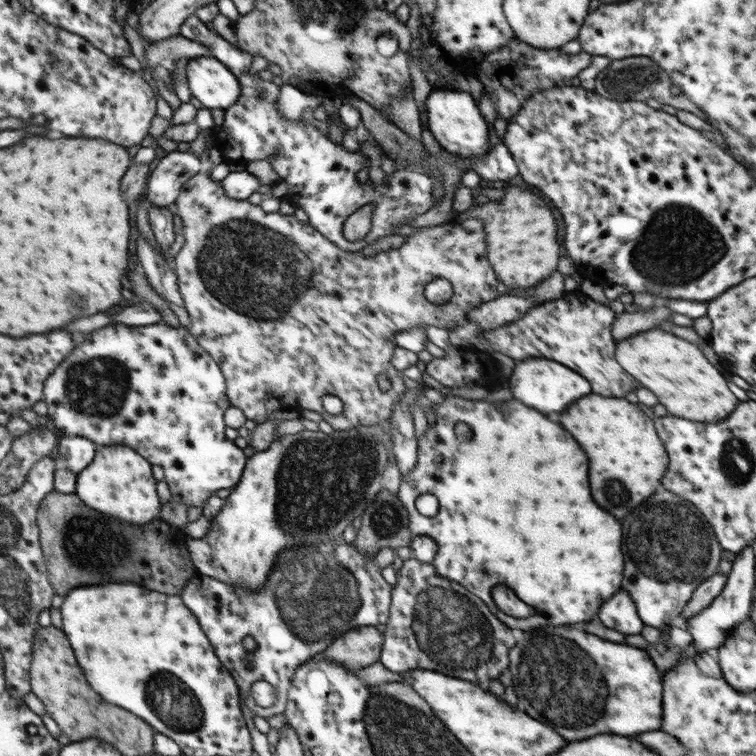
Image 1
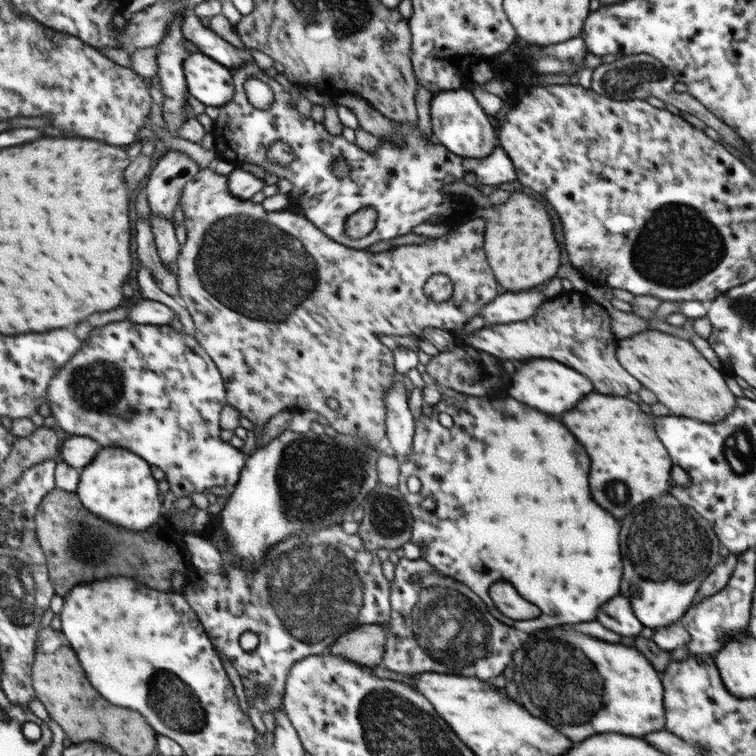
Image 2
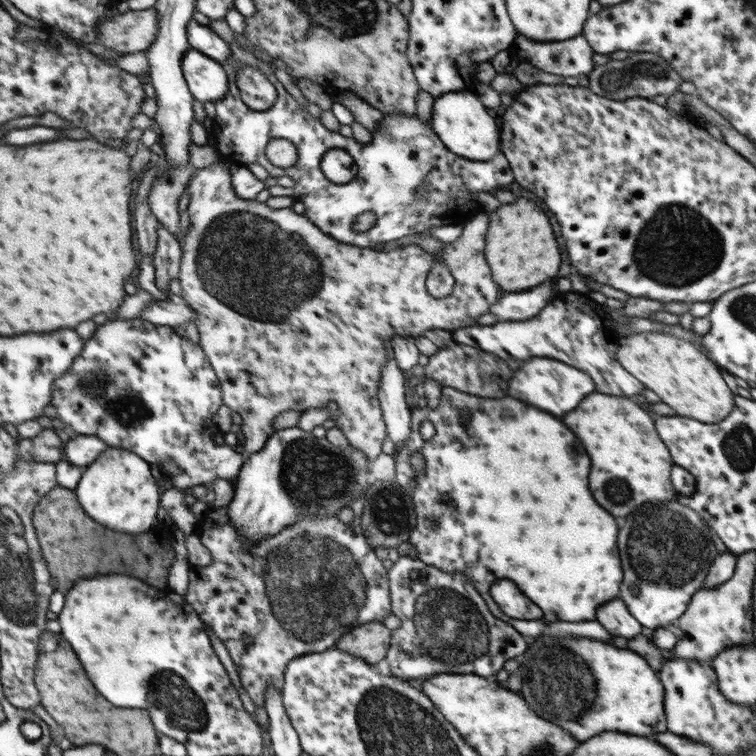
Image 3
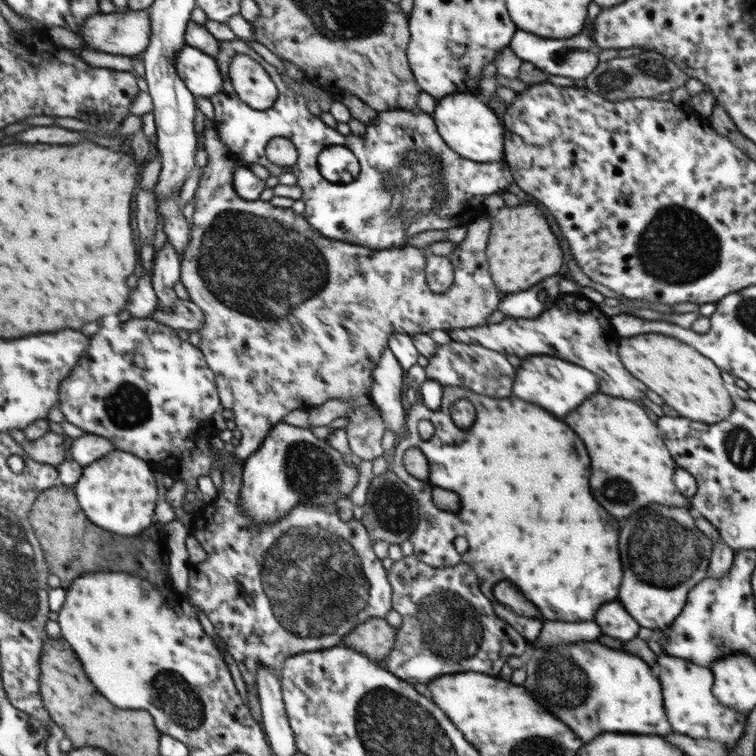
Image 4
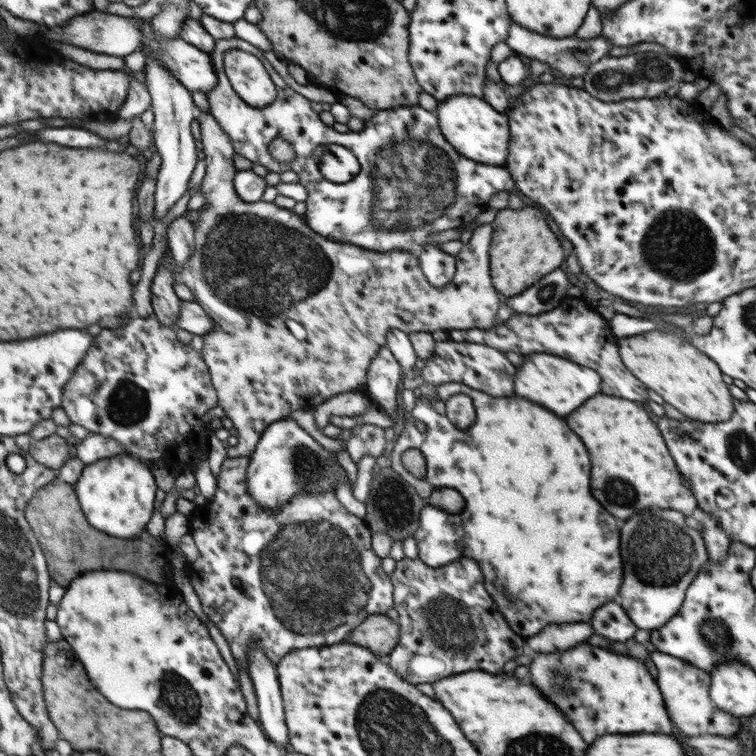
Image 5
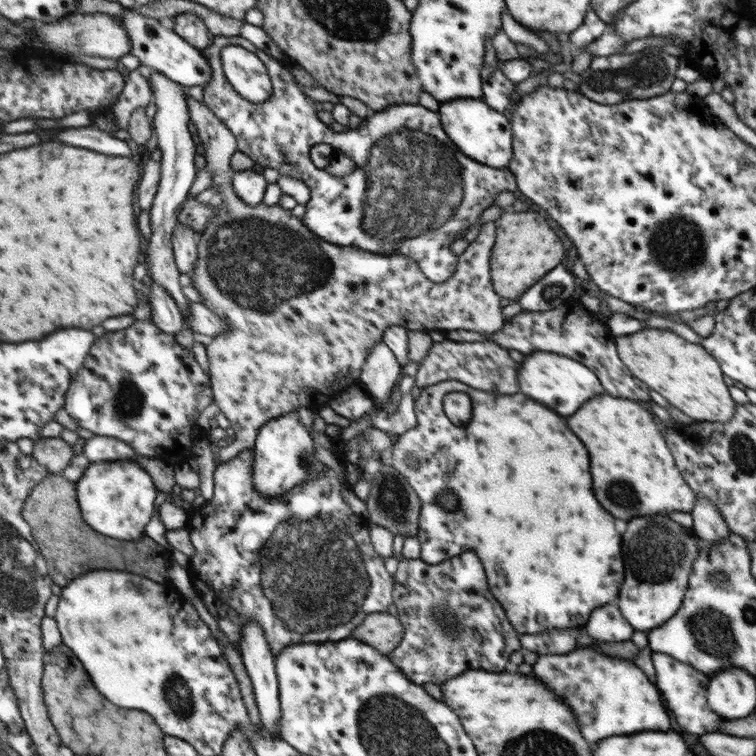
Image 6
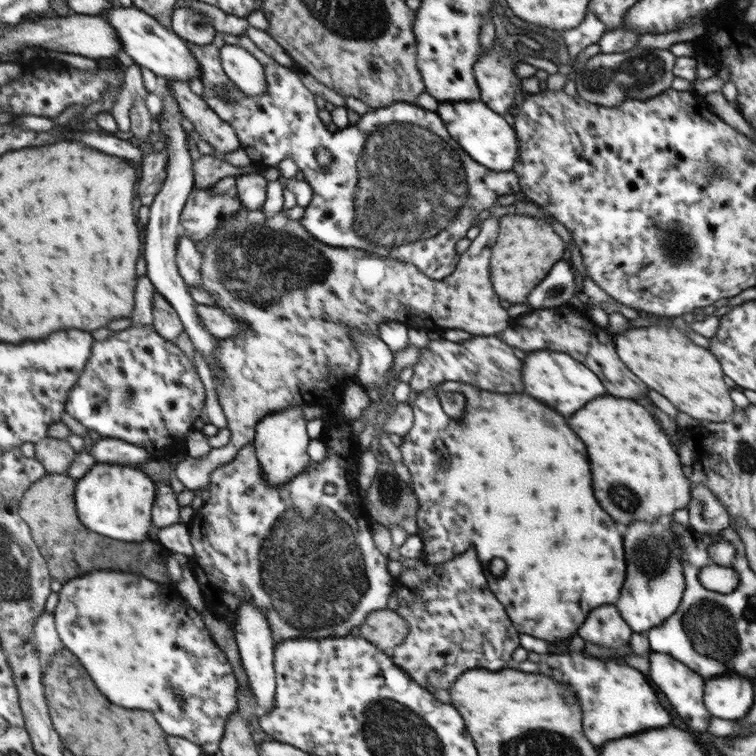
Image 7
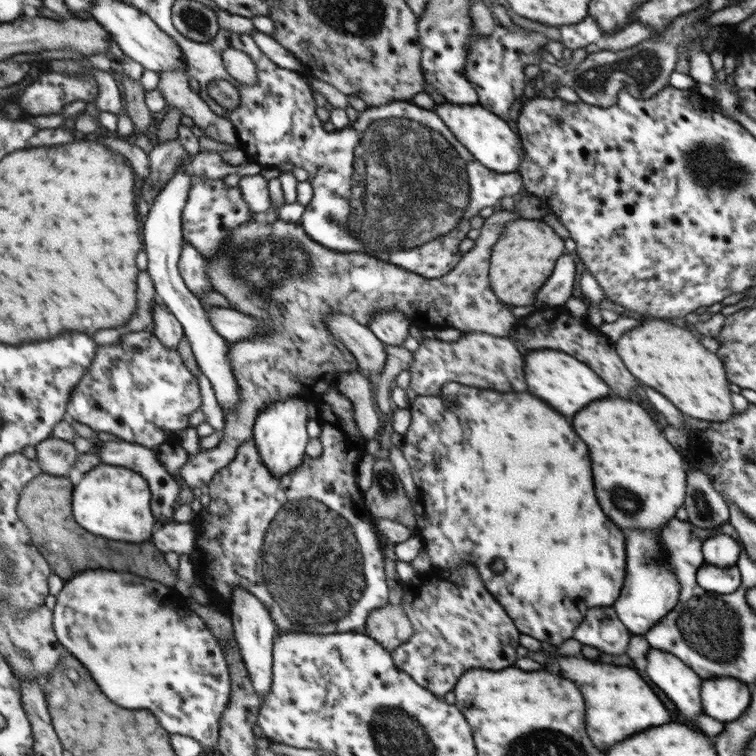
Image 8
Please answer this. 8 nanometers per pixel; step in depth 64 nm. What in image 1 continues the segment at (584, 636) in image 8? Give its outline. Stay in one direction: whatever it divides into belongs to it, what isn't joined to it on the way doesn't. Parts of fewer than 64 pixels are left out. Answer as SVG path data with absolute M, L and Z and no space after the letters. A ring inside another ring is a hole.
M622 590L616 592L608 602L602 604L598 616L602 624L606 624L606 628L618 630L624 634L638 634L645 626L636 612L632 598Z

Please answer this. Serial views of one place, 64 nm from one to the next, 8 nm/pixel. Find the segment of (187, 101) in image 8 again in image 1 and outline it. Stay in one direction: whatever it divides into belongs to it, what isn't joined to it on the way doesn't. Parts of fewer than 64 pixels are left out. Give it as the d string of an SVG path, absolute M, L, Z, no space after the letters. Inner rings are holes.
M211 172L198 174L185 183L182 192L176 202L176 212L182 220L183 235L186 242L175 256L175 273L177 274L178 288L183 298L183 306L190 318L188 327L190 334L198 341L198 344L218 363L223 372L226 384L226 394L231 406L240 408L248 419L252 419L258 425L267 420L275 410L294 410L302 412L313 410L322 415L323 420L331 424L336 431L347 431L351 428L367 426L388 419L393 411L395 400L399 400L406 392L403 371L392 366L391 358L396 347L396 335L406 332L418 325L438 326L446 328L454 323L465 324L467 312L481 304L498 298L498 280L494 276L494 270L486 258L486 242L484 242L484 226L480 220L474 220L471 216L456 217L448 223L439 224L436 227L424 227L414 232L400 248L390 248L376 256L364 256L360 251L348 252L336 247L331 241L324 238L309 223L300 223L294 215L282 215L278 211L268 213L258 204L234 200L223 191L222 181L214 182ZM435 278L445 278L452 283L453 296L446 304L434 304L424 294L426 284ZM386 374L391 384L390 390L380 389L378 376ZM326 395L337 396L343 402L343 411L340 414L330 414L322 406L322 397Z

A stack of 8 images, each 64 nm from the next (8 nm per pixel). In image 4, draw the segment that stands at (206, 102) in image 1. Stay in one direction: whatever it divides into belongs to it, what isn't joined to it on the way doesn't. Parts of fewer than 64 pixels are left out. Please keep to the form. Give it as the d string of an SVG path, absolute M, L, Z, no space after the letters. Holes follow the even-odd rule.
M185 44L177 52L175 65L180 78L195 97L210 99L222 90L223 76L215 57Z

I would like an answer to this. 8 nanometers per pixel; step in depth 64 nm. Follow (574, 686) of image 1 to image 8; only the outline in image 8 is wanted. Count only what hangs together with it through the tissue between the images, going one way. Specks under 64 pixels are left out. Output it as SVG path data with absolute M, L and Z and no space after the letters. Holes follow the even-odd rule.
M562 656L546 662L546 670L558 676L564 676L576 684L592 684L580 686L586 706L586 732L590 740L600 748L608 750L612 742L626 740L632 734L638 734L652 726L662 726L670 722L670 712L658 700L654 690L648 682L632 668L626 666L612 666L612 664L598 664L586 658L572 658Z

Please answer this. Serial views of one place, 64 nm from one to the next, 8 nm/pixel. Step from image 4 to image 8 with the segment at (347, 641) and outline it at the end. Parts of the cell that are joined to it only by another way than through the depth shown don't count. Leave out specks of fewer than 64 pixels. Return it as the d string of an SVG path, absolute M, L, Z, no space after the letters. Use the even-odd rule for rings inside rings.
M401 605L386 607L374 610L368 616L362 633L371 636L378 644L381 644L390 655L396 648L404 644L414 632L412 624Z

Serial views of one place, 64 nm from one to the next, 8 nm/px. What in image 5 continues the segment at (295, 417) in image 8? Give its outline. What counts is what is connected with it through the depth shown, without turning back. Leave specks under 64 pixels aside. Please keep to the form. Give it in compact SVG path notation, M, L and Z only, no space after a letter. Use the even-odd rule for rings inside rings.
M290 417L269 424L249 457L247 493L251 494L258 506L270 508L270 511L288 504L296 495L336 489L340 480L351 484L348 474L338 463L336 453L327 451Z

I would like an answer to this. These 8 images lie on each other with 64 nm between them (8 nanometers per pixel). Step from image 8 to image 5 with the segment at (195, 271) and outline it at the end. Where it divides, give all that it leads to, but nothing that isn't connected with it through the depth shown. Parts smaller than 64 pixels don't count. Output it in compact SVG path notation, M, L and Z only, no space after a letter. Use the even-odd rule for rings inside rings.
M180 215L167 227L168 248L177 262L179 268L183 268L191 259L195 248L194 224Z

